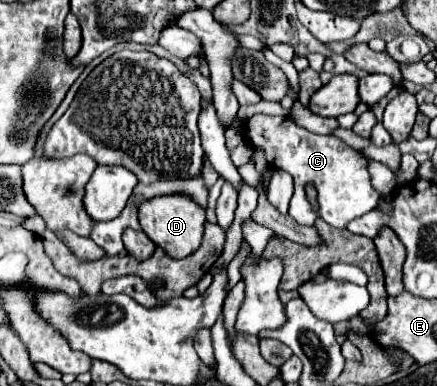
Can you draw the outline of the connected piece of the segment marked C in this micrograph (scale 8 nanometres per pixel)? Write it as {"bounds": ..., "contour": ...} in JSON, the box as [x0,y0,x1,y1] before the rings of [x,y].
{"bounds":[246,115,378,229],"contour":[[[254,115],[246,121],[246,137],[250,145],[258,145],[266,151],[266,159],[272,167],[288,171],[294,177],[294,195],[292,195],[292,207],[288,215],[302,225],[314,225],[314,211],[306,199],[304,185],[314,183],[318,191],[318,203],[320,203],[320,217],[336,227],[346,229],[346,225],[372,211],[378,205],[378,191],[370,185],[370,175],[366,169],[366,157],[342,143],[340,139],[332,135],[314,135],[302,127],[298,127],[288,117],[268,117],[268,115]]]}

